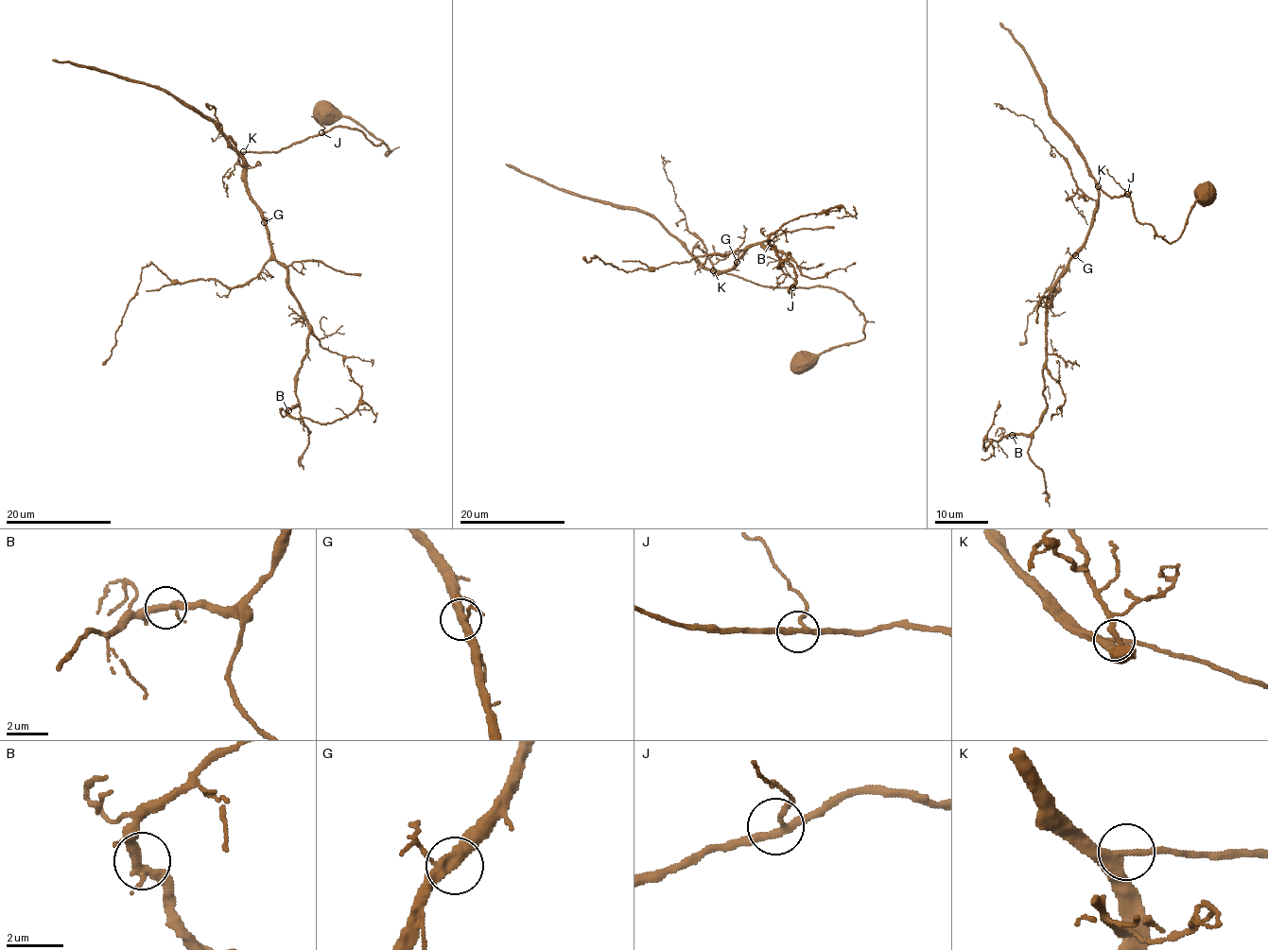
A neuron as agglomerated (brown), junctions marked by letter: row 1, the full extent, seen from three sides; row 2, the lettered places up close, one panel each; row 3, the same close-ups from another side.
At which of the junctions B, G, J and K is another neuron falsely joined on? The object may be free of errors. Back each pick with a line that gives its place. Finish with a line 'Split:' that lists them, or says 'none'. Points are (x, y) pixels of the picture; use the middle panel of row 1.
Split: none

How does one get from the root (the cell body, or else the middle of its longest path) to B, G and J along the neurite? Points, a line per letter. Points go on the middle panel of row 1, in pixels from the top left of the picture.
B: (803, 360), (857, 342), (865, 318), (831, 288), (715, 276), (758, 244), (787, 252), (781, 267), (771, 243)
G: (803, 360), (857, 342), (865, 318), (831, 288), (763, 286), (720, 270), (715, 276), (737, 262)
J: (803, 360), (843, 344), (857, 342), (864, 337), (865, 318), (841, 291), (820, 285), (792, 287)

